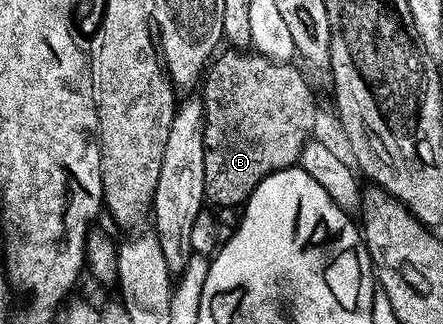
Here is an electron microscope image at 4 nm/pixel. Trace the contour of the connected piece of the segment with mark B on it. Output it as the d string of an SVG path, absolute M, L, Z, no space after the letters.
M233 48L225 49L207 67L202 80L204 197L211 205L239 207L262 180L299 163L300 153L313 137L314 109L309 81L294 67Z

